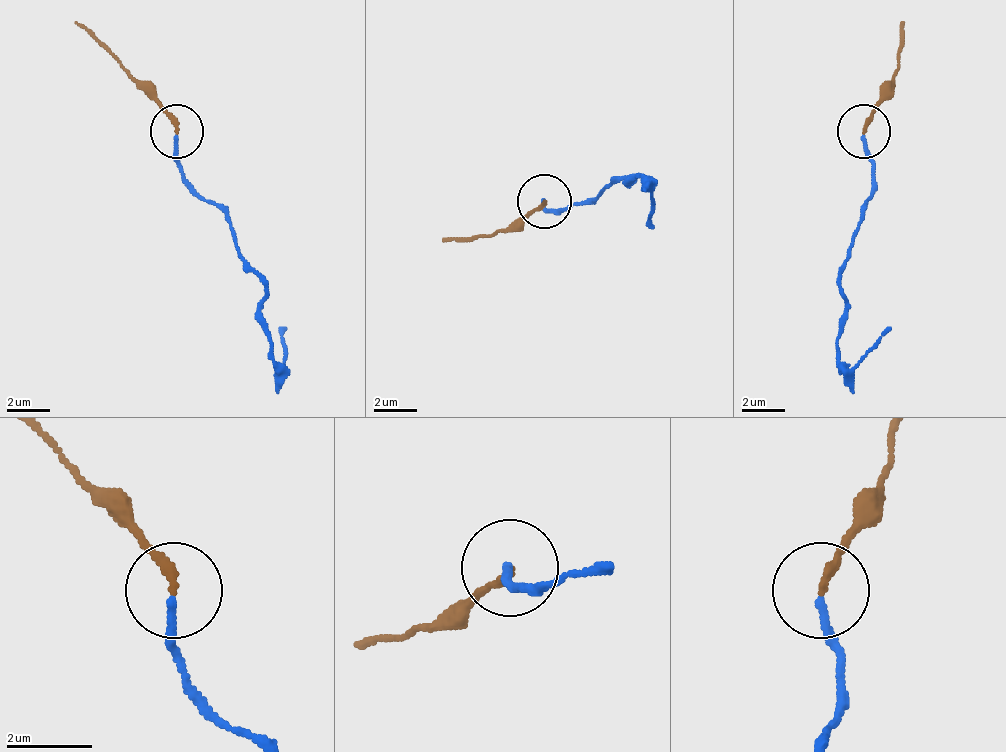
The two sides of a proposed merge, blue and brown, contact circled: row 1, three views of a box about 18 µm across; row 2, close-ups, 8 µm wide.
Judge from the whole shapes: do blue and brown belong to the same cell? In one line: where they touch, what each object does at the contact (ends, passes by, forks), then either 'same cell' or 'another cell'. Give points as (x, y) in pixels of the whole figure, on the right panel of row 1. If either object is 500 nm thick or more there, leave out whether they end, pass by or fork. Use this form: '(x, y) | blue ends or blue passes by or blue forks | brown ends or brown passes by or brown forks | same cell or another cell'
(863, 131) | blue ends | brown ends | another cell

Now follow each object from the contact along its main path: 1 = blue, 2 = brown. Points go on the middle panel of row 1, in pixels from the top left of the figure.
1: (545, 199), (545, 210), (588, 205), (604, 189), (631, 178), (631, 183), (636, 173), (653, 189), (647, 226)
2: (545, 199), (503, 232), (444, 242)

